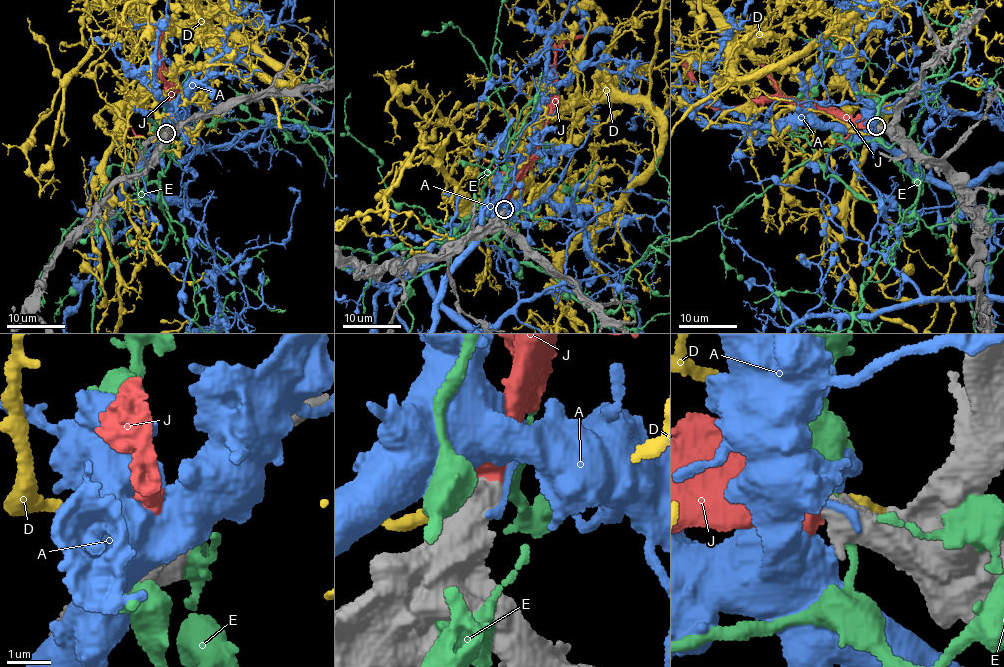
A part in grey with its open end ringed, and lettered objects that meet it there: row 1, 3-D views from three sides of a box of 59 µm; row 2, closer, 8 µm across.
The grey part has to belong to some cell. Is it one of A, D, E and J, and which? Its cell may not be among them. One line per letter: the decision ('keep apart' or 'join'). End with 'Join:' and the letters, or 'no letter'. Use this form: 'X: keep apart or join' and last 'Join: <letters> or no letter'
A: keep apart
D: keep apart
E: keep apart
J: join
Join: J

